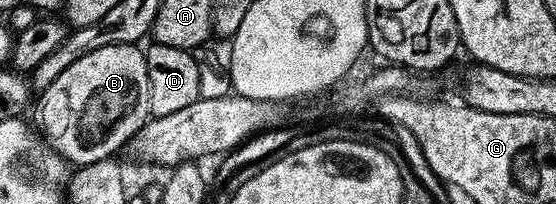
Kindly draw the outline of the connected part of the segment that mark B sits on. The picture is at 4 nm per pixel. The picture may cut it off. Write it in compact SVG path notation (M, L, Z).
M111 44L107 48L95 48L95 52L87 52L87 56L79 56L79 60L75 60L75 64L71 64L71 68L67 68L61 73L60 76L55 76L55 80L50 84L46 90L40 91L39 97L41 97L41 130L40 133L43 135L45 133L45 138L49 143L47 143L48 149L54 150L56 154L61 155L62 158L65 159L66 162L70 164L76 164L78 167L90 166L91 164L95 164L96 162L104 162L106 160L112 159L114 157L113 154L117 149L128 147L129 142L140 132L140 130L145 127L146 122L149 121L151 115L149 112L149 81L147 80L147 60L145 59L144 49L140 45L137 44Z

